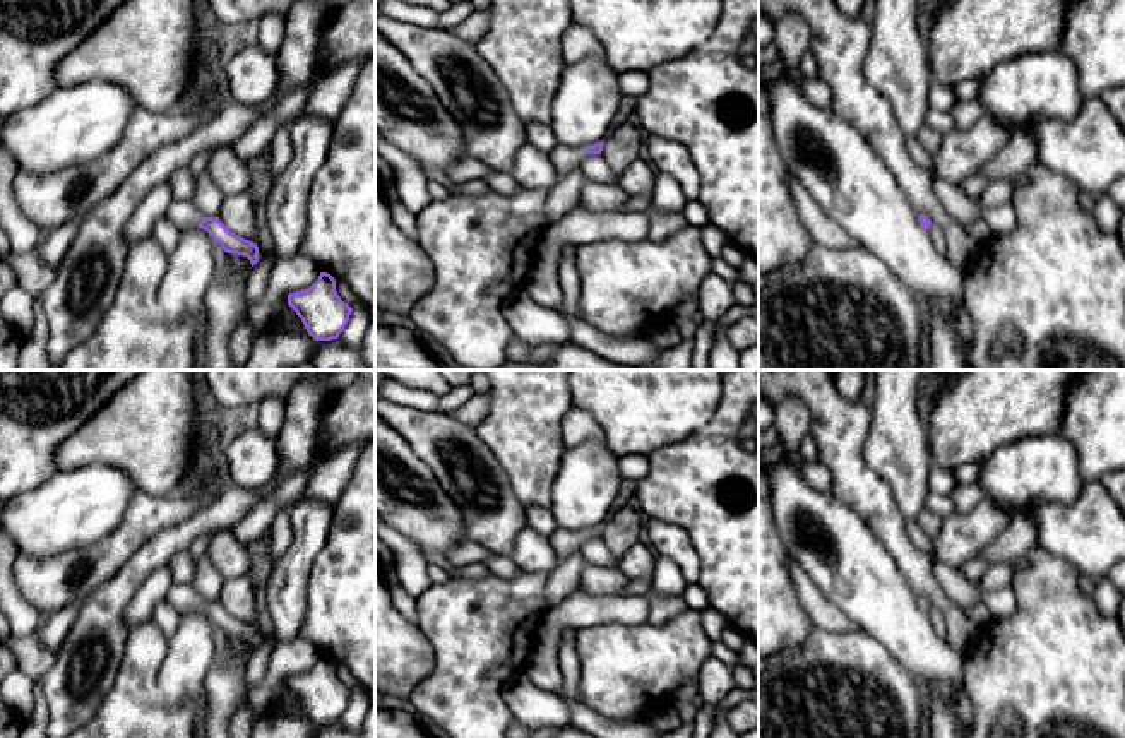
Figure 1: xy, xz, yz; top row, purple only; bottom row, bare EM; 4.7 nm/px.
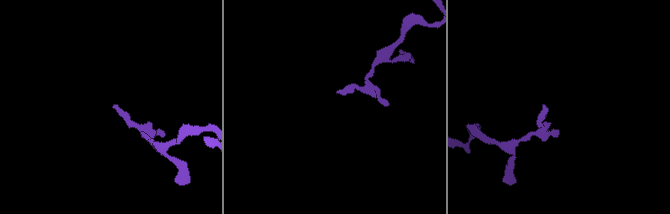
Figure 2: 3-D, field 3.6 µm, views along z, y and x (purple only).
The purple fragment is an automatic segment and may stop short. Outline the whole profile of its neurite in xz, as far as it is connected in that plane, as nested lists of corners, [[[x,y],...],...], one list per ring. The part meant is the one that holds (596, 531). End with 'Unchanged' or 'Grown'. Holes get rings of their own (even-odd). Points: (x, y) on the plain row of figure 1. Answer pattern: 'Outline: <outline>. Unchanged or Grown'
Outline: [[[603,526],[584,531],[565,531],[557,527],[550,538],[550,545],[557,553],[558,563],[574,555],[587,538],[601,538]]]. Grown

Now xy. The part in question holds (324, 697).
Outline: [[[320,656],[308,673],[289,676],[288,688],[315,724],[337,723],[353,695],[337,678],[336,663],[327,656]]]. Unchanged

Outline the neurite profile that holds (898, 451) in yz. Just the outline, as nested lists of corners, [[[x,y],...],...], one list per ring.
[[[873,370],[873,375],[875,399],[863,454],[870,469],[890,486],[904,521],[916,521],[930,493],[933,466],[916,404],[921,370]]]

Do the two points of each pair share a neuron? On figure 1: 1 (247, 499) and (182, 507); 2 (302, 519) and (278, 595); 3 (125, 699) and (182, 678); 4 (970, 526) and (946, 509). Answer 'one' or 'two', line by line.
1: two
2: one
3: two
4: two

